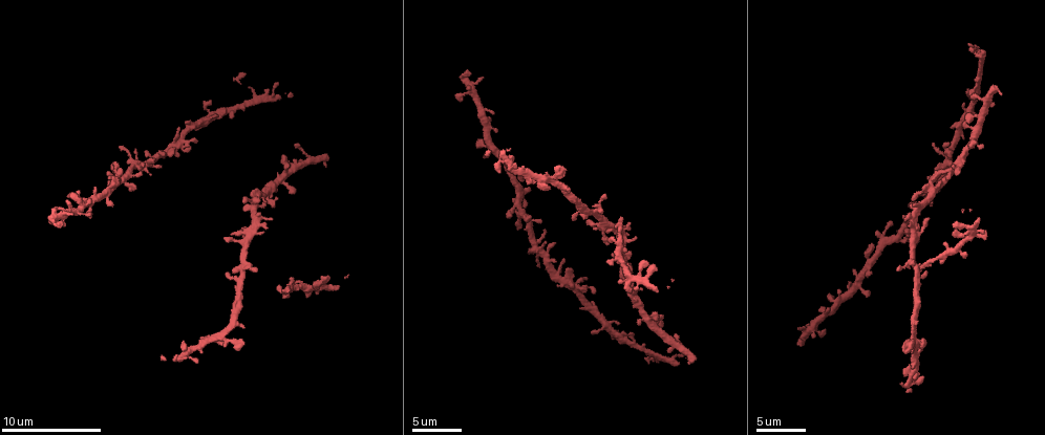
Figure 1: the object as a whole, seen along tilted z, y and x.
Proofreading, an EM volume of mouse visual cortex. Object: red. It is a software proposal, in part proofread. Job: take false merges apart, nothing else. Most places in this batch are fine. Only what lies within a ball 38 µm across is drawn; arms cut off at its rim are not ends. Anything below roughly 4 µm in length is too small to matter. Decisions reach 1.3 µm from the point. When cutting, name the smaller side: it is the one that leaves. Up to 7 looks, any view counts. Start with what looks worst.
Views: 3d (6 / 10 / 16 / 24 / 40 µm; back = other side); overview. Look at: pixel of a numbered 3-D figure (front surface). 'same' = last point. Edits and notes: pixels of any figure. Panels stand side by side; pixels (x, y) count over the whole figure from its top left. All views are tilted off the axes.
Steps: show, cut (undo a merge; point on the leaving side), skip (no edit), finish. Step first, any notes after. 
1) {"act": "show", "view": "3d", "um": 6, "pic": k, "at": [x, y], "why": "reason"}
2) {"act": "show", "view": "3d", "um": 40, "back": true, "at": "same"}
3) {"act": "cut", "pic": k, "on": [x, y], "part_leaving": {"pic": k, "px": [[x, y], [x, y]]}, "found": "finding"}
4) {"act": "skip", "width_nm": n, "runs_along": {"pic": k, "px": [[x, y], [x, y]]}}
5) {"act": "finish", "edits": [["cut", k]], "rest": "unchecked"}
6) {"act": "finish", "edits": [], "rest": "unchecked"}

{"act": "show", "view": "3d", "um": 6, "pic": 1, "at": [914, 269], "why": "four or more arms meet"}

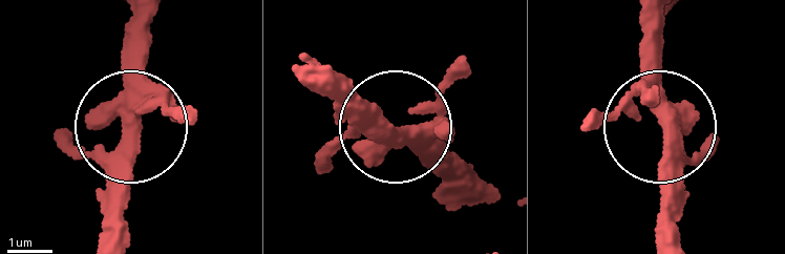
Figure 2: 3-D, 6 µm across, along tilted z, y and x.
{"act": "skip", "runs_along": {"pic": 2, "px": [[147, 17], [132, 56], [133, 123], [149, 110], [188, 119]]}, "found": "one cell here"}

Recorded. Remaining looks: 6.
{"act": "show", "view": "3d", "um": 10, "pic": 1, "at": [610, 240], "why": "narrows sharply"}

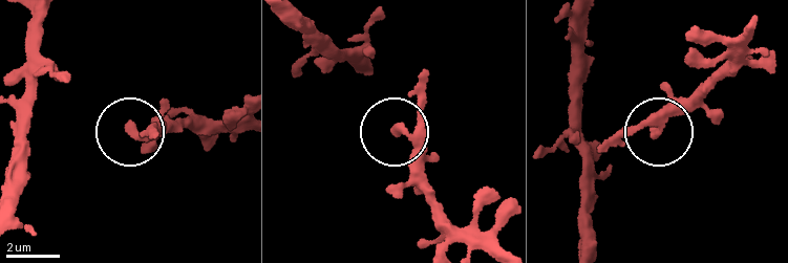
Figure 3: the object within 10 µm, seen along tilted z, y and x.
{"act": "skip", "found": "all the same cell"}

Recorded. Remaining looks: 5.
{"act": "show", "view": "3d", "um": 10, "pic": 1, "at": [927, 201], "why": "thin neck"}

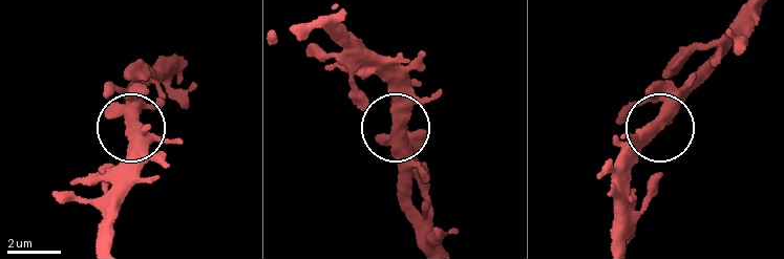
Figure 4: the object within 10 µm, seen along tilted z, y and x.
{"act": "show", "view": "3d", "um": 10, "back": true, "pic": 4, "at": [394, 127]}

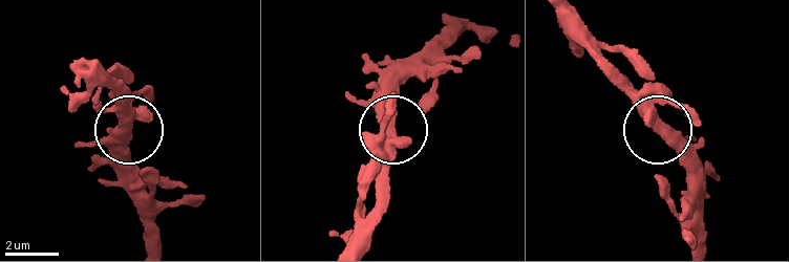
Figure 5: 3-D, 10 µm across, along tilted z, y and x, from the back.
{"act": "skip", "width_nm": 410, "found": "continuous, no second cell"}

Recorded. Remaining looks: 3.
{"act": "finish", "edits": [], "rest": "unchecked"}

